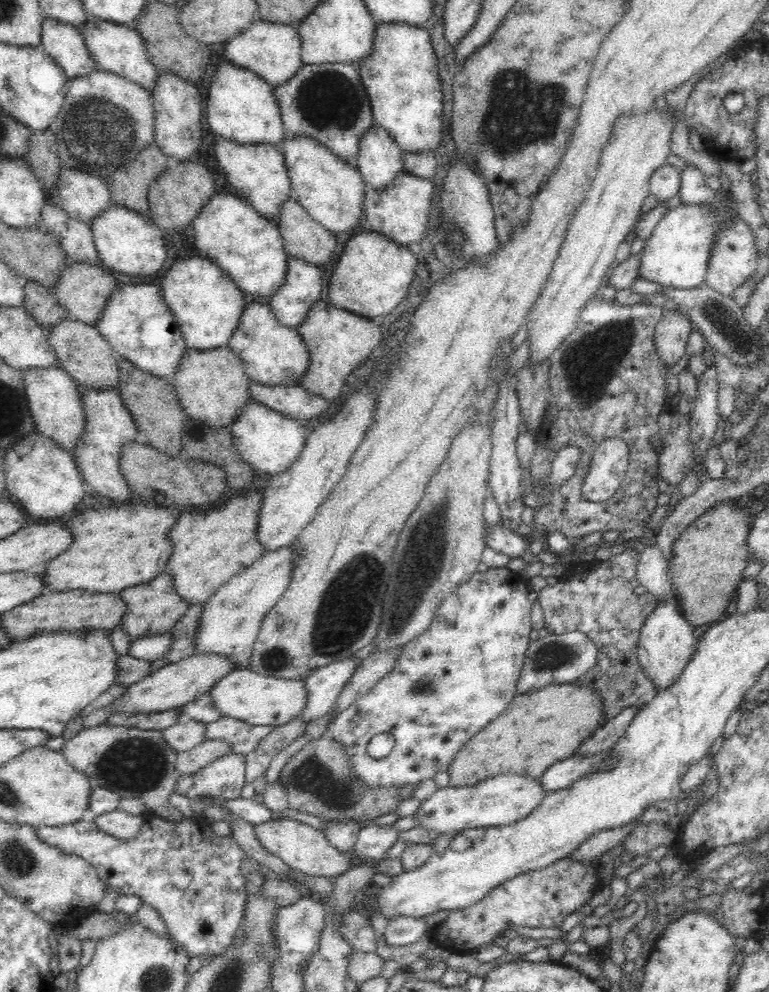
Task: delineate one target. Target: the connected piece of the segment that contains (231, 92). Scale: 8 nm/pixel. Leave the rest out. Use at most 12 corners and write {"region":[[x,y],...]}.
{"region":[[222,62],[208,88],[210,132],[242,144],[285,139],[274,90]]}

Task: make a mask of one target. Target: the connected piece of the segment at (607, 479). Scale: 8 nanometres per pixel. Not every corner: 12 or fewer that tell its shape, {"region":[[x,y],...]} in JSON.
{"region":[[620,438],[593,454],[582,497],[614,497],[630,465]]}

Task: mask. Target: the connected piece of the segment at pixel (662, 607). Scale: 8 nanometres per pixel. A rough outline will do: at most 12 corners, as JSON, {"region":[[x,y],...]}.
{"region":[[677,597],[657,599],[638,634],[643,672],[658,691],[697,646]]}

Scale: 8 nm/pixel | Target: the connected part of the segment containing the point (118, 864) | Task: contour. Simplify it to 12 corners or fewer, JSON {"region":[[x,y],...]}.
{"region":[[210,820],[36,826],[155,908],[189,959],[232,948],[255,865]]}

